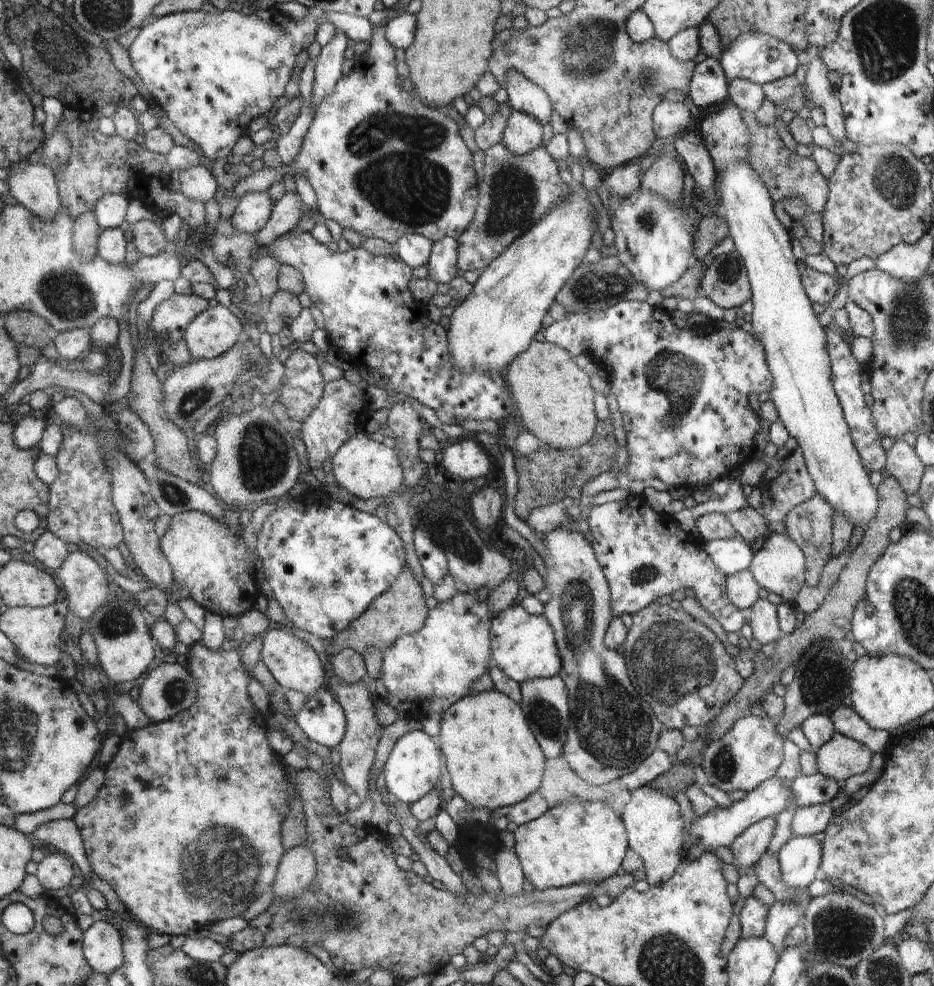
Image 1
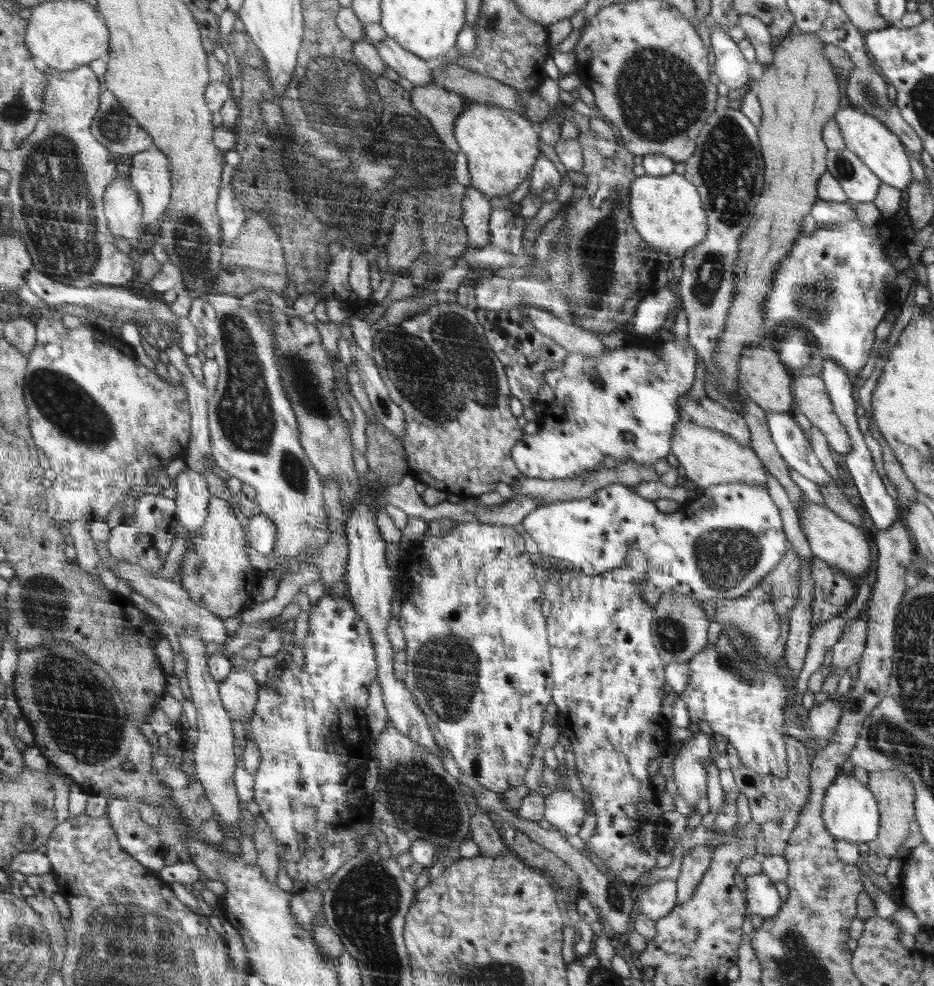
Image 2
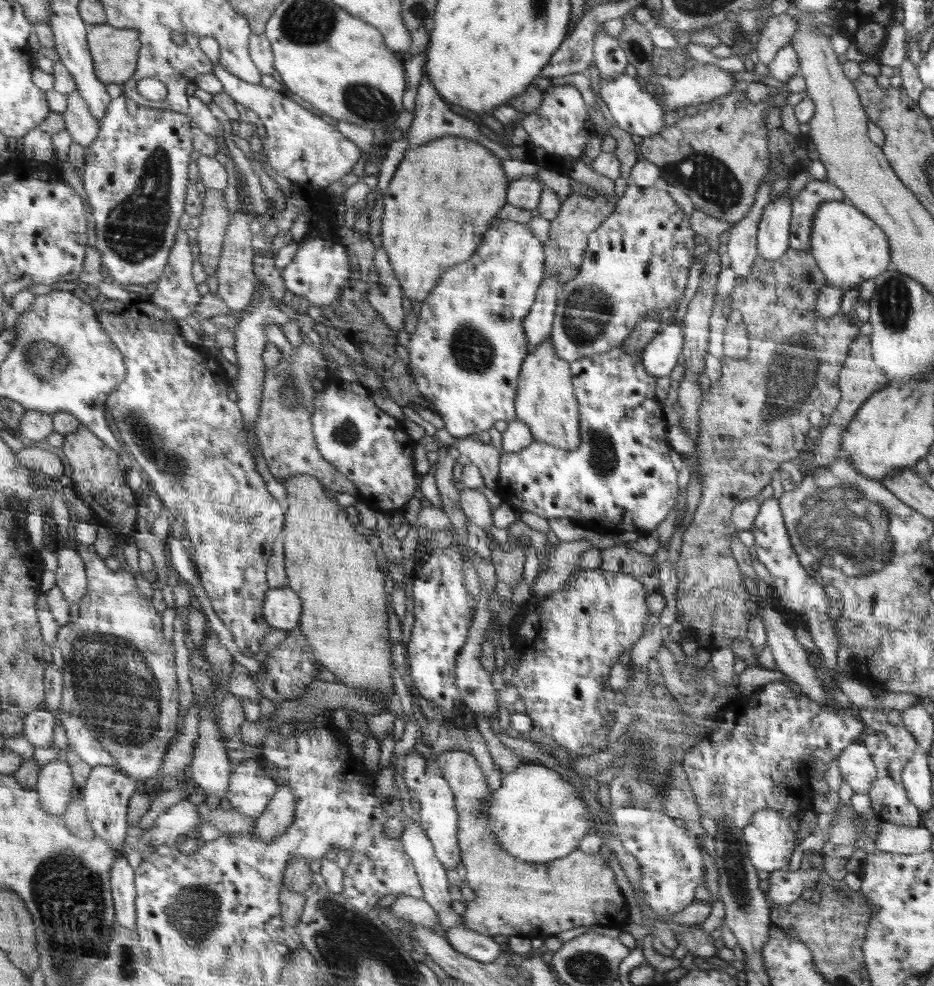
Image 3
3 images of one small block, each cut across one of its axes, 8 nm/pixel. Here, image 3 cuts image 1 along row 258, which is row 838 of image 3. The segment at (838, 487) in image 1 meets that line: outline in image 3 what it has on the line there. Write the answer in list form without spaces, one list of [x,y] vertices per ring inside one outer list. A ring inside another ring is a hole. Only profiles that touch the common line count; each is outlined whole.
[[[774,809],[759,810],[752,815],[750,824],[742,828],[742,838],[745,840],[746,850],[749,851],[749,859],[765,875],[788,867],[790,856],[794,852],[794,834],[790,832],[788,816],[782,816]]]

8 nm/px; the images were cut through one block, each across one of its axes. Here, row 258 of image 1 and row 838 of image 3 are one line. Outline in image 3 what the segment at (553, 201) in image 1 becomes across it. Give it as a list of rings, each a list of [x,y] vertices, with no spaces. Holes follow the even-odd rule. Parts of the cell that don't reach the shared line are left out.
[[[460,750],[446,751],[437,756],[436,765],[442,772],[442,778],[448,782],[449,787],[452,789],[453,795],[455,796],[455,807],[458,813],[457,840],[461,850],[461,861],[467,870],[466,882],[468,882],[469,887],[472,888],[472,890],[475,892],[475,895],[477,896],[475,900],[465,902],[466,910],[461,915],[465,927],[476,931],[478,934],[483,934],[489,937],[502,934],[502,936],[506,936],[508,938],[510,936],[525,936],[530,938],[537,937],[543,940],[553,935],[566,937],[583,929],[591,928],[603,928],[612,932],[625,930],[624,928],[629,922],[628,908],[624,908],[626,900],[624,900],[624,898],[622,898],[622,894],[620,894],[620,888],[618,888],[618,884],[616,884],[616,880],[614,880],[614,872],[610,870],[610,866],[606,866],[606,864],[604,864],[602,856],[588,856],[588,854],[584,853],[582,850],[573,850],[573,852],[568,856],[559,858],[556,861],[526,862],[521,858],[516,858],[501,846],[501,840],[498,840],[497,836],[494,835],[492,827],[490,827],[490,817],[488,815],[488,810],[491,806],[490,800],[492,800],[493,791],[489,790],[488,785],[486,784],[486,777],[484,776],[482,769],[479,767],[477,760],[472,756],[472,754]]]

